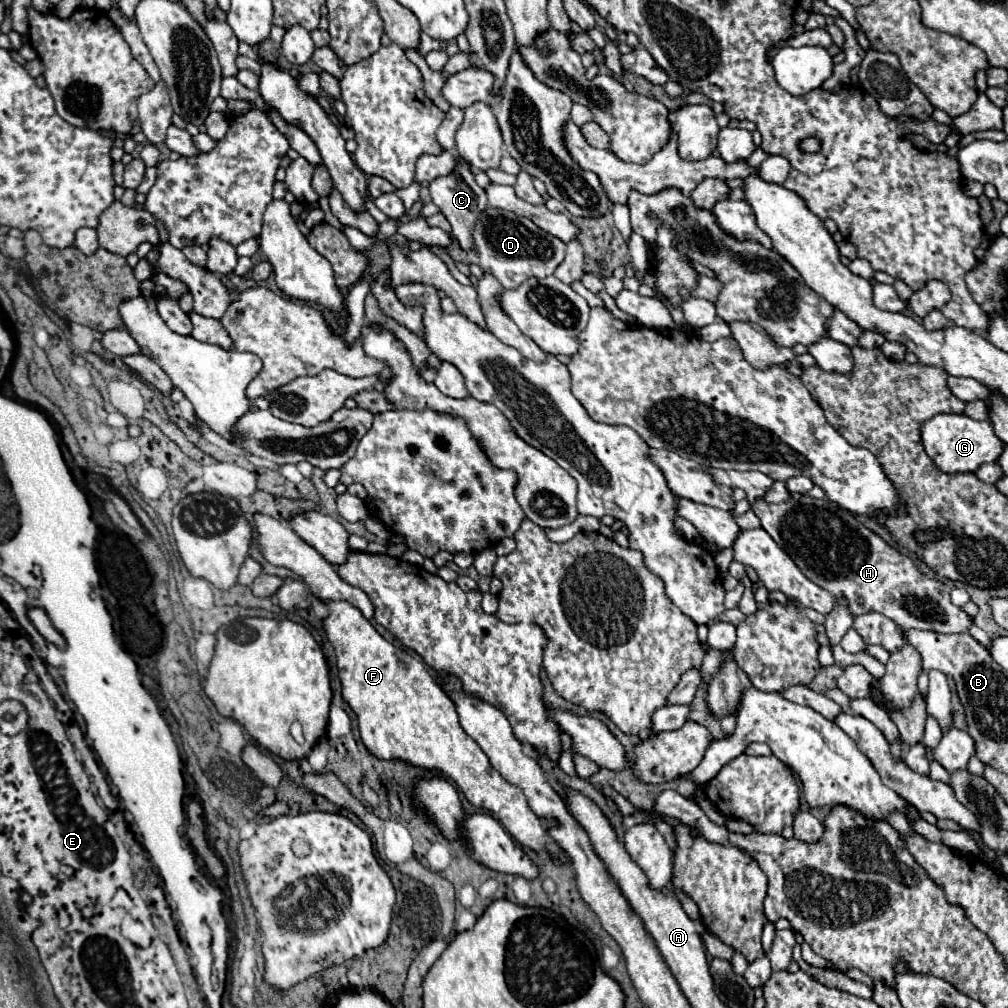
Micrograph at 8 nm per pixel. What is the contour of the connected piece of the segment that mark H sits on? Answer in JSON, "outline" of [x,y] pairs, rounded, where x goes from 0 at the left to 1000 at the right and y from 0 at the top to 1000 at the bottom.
{"outline":[[[795,492],[795,496],[791,498],[761,500],[757,494],[753,494],[747,502],[747,508],[753,512],[755,522],[763,528],[763,532],[787,554],[793,565],[805,577],[824,587],[828,595],[838,593],[846,611],[866,605],[884,613],[890,621],[898,625],[912,623],[912,625],[928,625],[928,627],[959,627],[959,623],[963,621],[963,613],[957,607],[953,607],[951,601],[943,599],[941,581],[914,569],[902,552],[894,550],[890,544],[876,538],[868,528],[858,524],[854,518],[850,518],[850,514],[844,508],[832,504],[828,498],[820,494],[811,496],[805,492]]]}

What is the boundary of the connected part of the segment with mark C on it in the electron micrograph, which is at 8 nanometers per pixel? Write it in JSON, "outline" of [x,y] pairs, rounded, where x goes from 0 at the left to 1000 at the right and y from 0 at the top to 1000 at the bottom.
{"outline":[[[455,157],[455,167],[451,167],[451,171],[443,173],[443,175],[436,175],[436,179],[430,179],[426,183],[426,190],[430,200],[438,206],[438,210],[443,214],[443,218],[447,220],[447,232],[455,238],[455,242],[465,248],[469,244],[467,238],[467,224],[469,220],[475,216],[475,212],[481,208],[483,204],[483,194],[481,188],[473,185],[471,181],[471,173],[467,163],[463,163],[463,159]]]}

